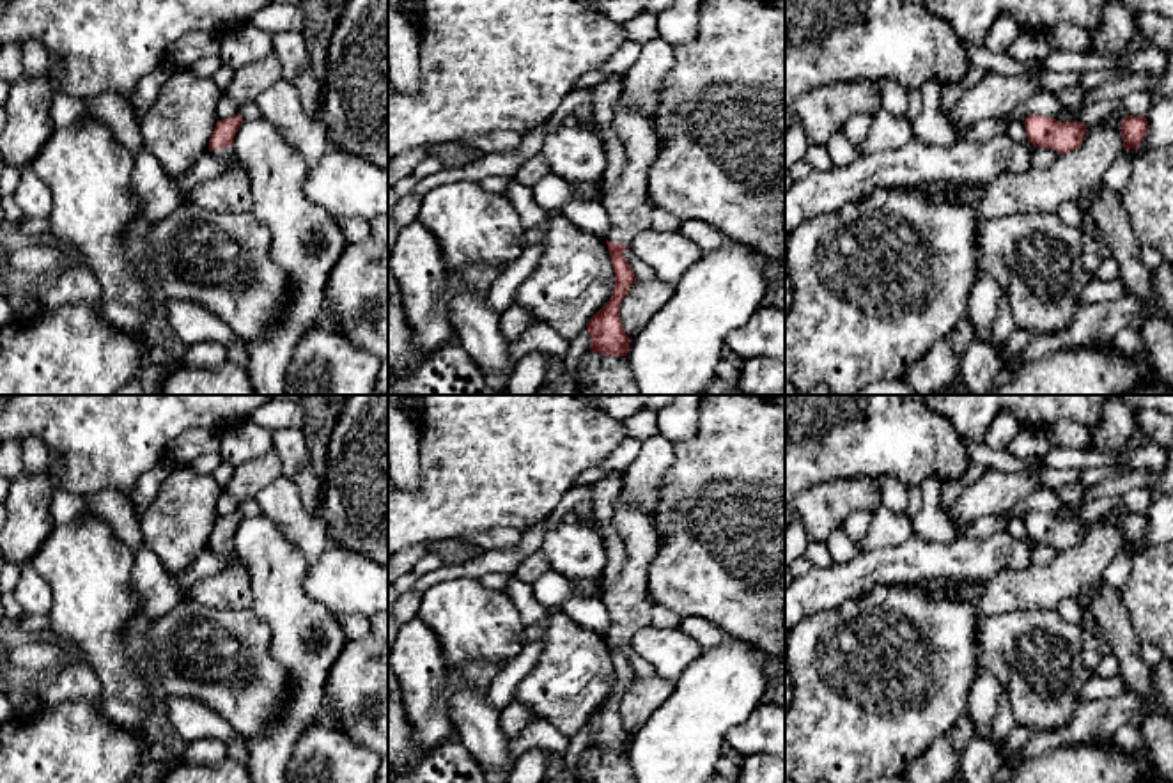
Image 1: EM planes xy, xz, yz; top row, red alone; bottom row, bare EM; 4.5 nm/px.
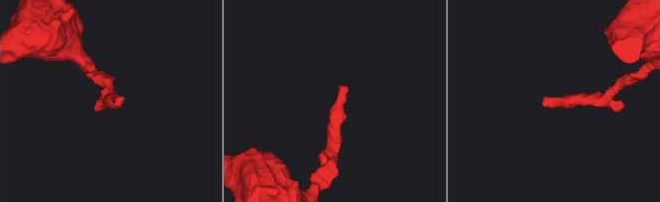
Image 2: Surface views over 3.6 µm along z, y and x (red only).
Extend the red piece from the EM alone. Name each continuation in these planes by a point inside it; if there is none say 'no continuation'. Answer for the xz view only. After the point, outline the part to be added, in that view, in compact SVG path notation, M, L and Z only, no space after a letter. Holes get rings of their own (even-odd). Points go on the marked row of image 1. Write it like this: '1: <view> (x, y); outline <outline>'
1: xz (626, 202); outline M631 105L615 110L615 131L620 136L627 163L618 181L602 191L601 202L610 214L608 241L627 244L650 227L652 204L647 197L647 174L659 154L654 119Z

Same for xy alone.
1: xy (227, 155); outline M223 147L223 149L216 149L213 151L216 154L216 158L221 159L221 163L229 168L243 168L243 165L237 159L237 154L232 147Z

